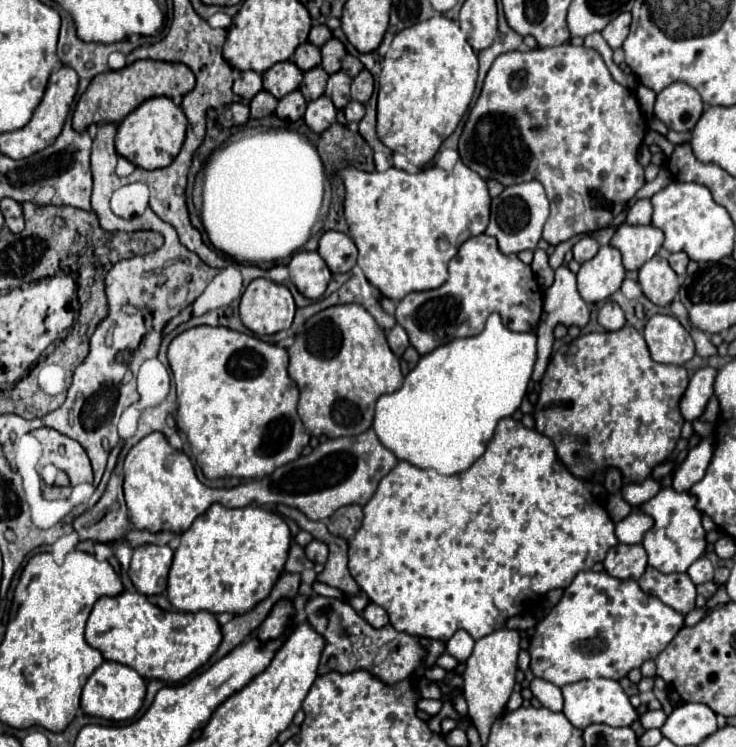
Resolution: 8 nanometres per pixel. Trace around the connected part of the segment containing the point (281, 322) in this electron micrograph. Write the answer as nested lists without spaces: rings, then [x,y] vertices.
[[[266,278],[248,284],[240,300],[240,318],[254,334],[276,334],[290,328],[296,304],[290,290]]]

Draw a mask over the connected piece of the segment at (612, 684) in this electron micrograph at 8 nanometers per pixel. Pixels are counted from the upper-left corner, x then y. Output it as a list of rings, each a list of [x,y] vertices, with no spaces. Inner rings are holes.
[[[608,678],[580,680],[564,686],[562,694],[564,694],[564,716],[572,722],[572,726],[580,730],[594,722],[602,722],[608,726],[630,726],[636,720],[640,720],[644,728],[660,728],[666,720],[666,714],[662,710],[648,710],[646,714],[640,716],[616,680],[608,680]]]

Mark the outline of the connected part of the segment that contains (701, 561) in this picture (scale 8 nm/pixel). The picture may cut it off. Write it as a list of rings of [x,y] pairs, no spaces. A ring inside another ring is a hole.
[[[698,558],[690,568],[688,568],[688,576],[692,578],[692,582],[698,586],[698,584],[704,584],[704,582],[710,582],[712,576],[714,576],[714,566],[708,558]]]

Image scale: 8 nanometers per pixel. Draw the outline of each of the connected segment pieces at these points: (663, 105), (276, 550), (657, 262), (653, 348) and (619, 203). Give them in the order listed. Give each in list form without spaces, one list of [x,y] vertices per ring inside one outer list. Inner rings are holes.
[[[682,82],[670,84],[656,96],[654,114],[662,120],[670,130],[684,132],[692,130],[704,110],[700,94]]]
[[[212,504],[182,534],[182,542],[174,552],[174,562],[168,574],[168,600],[180,612],[208,610],[212,614],[246,614],[272,592],[278,576],[284,570],[290,542],[292,536],[288,524],[274,512],[268,512],[260,506],[224,508],[222,504]]]
[[[656,254],[656,258],[648,260],[638,270],[638,282],[642,286],[642,294],[656,306],[668,306],[680,288],[676,272],[670,268],[664,254]]]
[[[652,316],[644,328],[644,340],[652,360],[660,364],[686,364],[694,356],[694,340],[674,316]]]
[[[566,42],[566,44],[554,46],[554,48],[534,48],[534,50],[526,50],[524,54],[518,54],[518,52],[520,50],[516,50],[514,54],[506,52],[506,54],[500,54],[494,60],[490,72],[486,74],[482,92],[480,92],[476,104],[472,106],[472,110],[468,114],[468,120],[464,124],[464,130],[462,130],[462,136],[460,136],[460,142],[458,142],[458,152],[460,152],[462,162],[468,168],[472,168],[476,174],[480,174],[480,178],[484,178],[486,182],[488,180],[498,180],[504,186],[512,186],[512,184],[518,184],[522,180],[524,182],[526,180],[542,182],[542,186],[546,188],[546,196],[550,200],[550,218],[544,224],[542,238],[548,244],[558,246],[560,242],[566,242],[574,236],[588,234],[588,232],[594,232],[594,230],[600,230],[600,228],[608,226],[624,210],[626,202],[630,198],[634,198],[634,194],[644,186],[646,180],[644,180],[644,168],[638,162],[638,150],[640,150],[642,140],[646,136],[646,122],[642,118],[642,112],[640,112],[640,106],[638,106],[638,100],[636,100],[634,92],[620,86],[612,78],[612,74],[608,72],[604,60],[600,58],[600,54],[596,54],[596,50],[586,48],[586,46],[574,46],[574,44]]]

